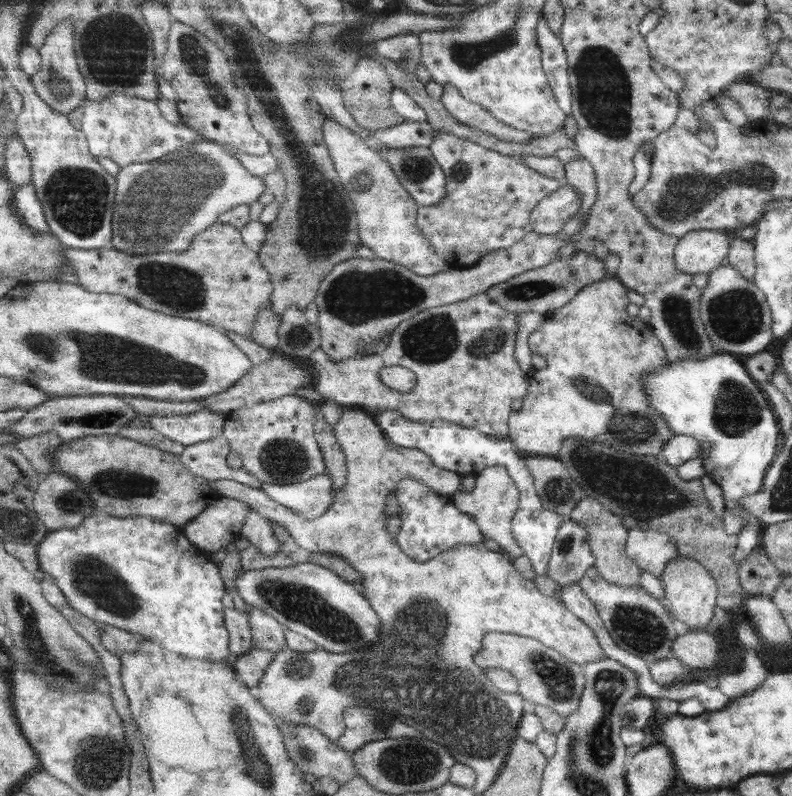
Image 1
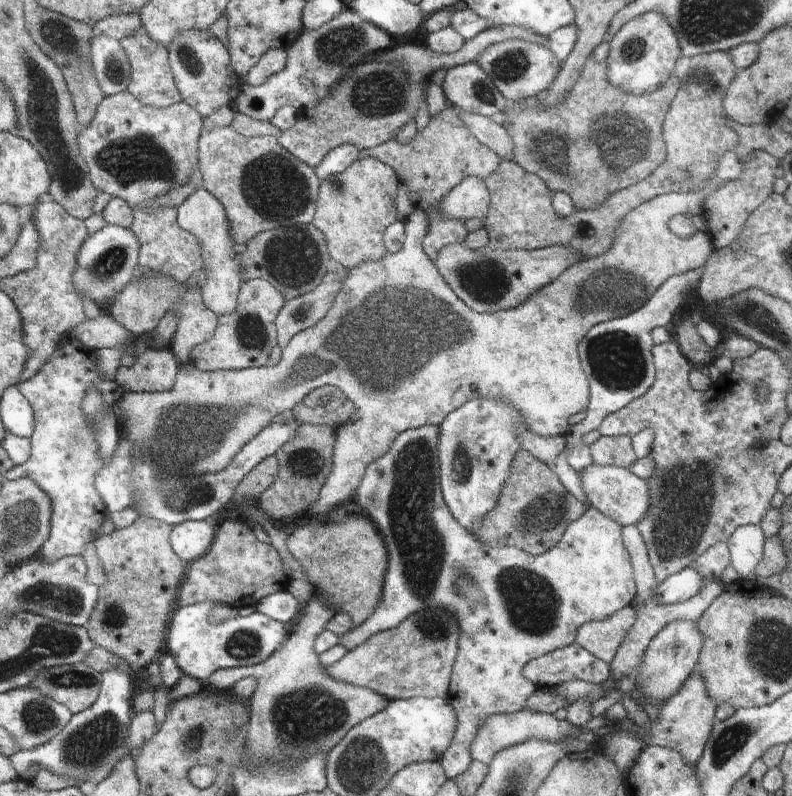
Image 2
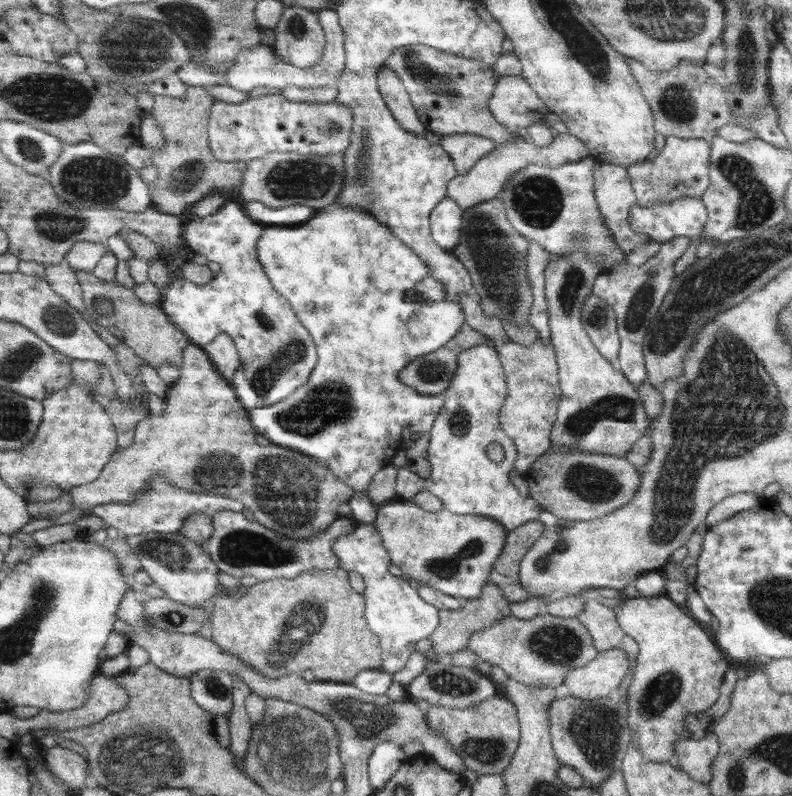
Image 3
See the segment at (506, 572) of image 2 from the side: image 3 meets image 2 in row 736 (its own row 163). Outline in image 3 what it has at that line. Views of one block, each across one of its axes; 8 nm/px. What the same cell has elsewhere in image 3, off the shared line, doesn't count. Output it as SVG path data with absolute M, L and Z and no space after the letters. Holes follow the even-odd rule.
M474 134L445 135L439 145L448 153L455 164L458 175L466 174L482 156L493 151L495 142Z

